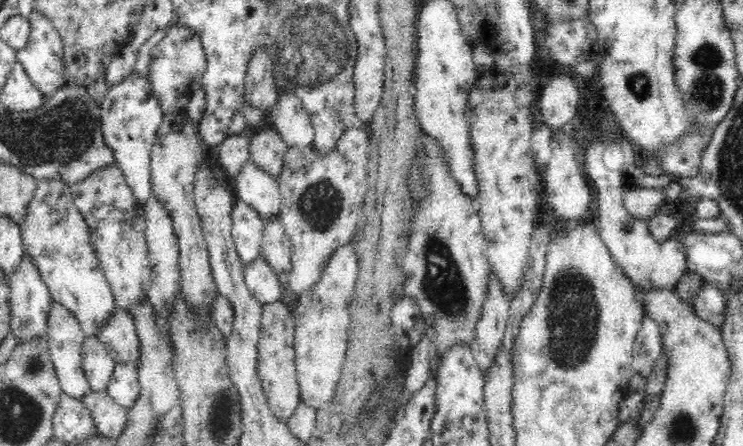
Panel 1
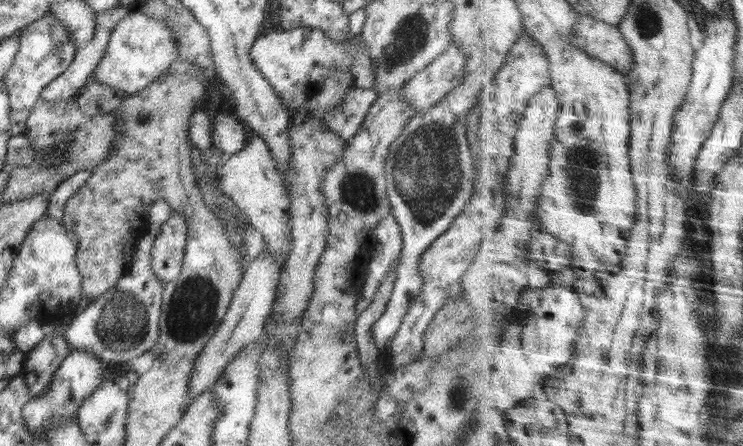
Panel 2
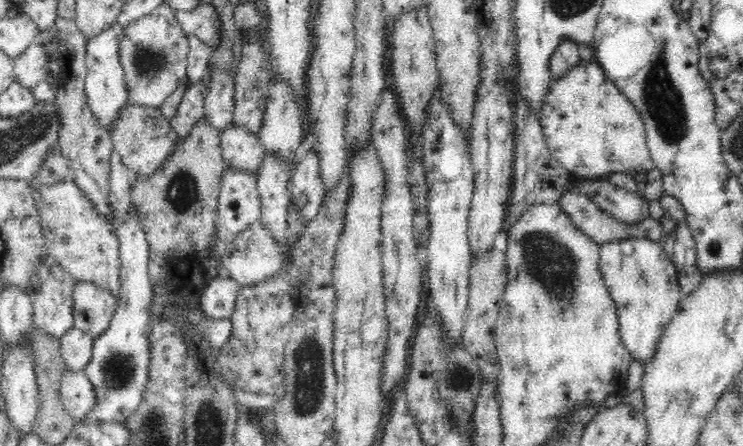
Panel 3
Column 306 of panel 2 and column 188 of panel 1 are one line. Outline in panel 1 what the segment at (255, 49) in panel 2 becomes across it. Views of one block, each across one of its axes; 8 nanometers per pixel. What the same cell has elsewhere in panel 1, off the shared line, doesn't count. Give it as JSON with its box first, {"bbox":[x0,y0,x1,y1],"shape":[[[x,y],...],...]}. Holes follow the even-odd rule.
{"bbox":[147,23,207,114],"shape":[[[175,23],[167,32],[164,40],[152,48],[152,60],[147,72],[147,79],[152,85],[152,96],[158,99],[158,105],[164,114],[184,111],[194,91],[202,88],[202,75],[207,67],[206,52],[196,33]]]}

